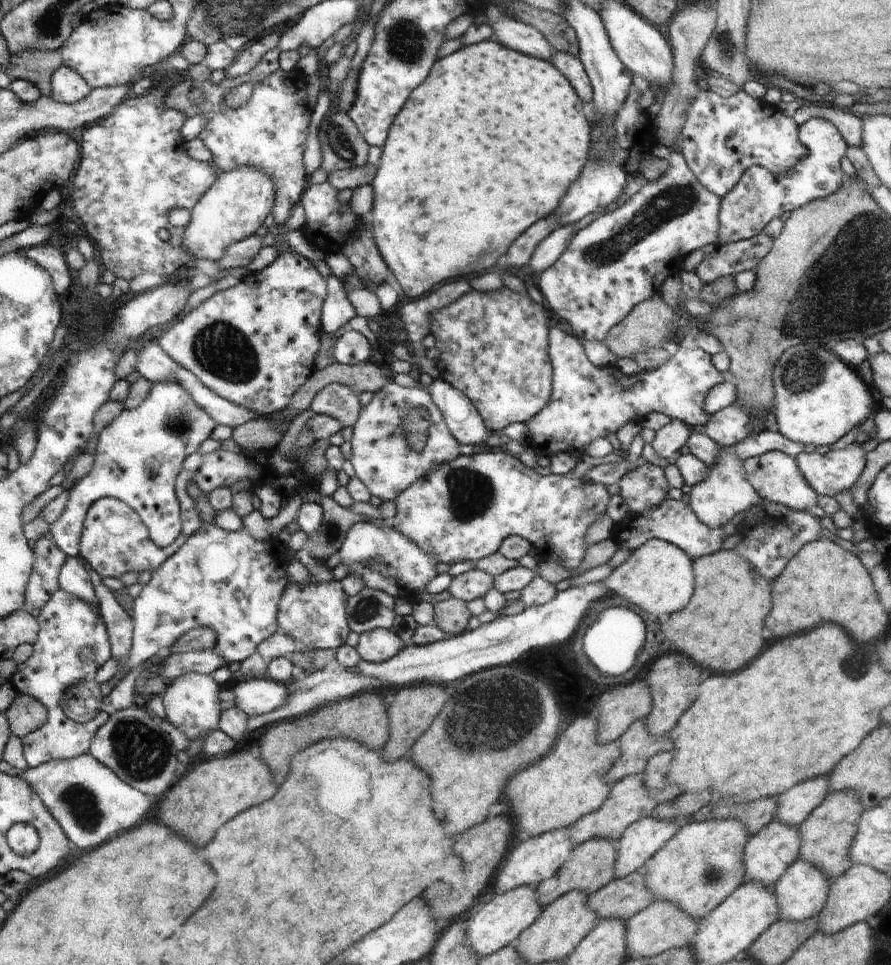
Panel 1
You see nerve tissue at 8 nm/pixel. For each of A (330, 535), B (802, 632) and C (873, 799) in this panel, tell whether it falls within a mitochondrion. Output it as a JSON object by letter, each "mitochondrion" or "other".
{"A":"mitochondrion","B":"other","C":"other"}

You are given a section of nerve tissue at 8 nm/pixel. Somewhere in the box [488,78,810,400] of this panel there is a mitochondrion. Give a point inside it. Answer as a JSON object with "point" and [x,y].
{"point":[663,207]}

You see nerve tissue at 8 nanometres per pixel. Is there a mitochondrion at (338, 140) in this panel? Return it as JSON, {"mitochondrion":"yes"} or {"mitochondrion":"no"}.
{"mitochondrion":"yes"}

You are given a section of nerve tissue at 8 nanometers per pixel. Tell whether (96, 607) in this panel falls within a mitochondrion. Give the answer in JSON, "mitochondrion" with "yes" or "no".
{"mitochondrion":"no"}

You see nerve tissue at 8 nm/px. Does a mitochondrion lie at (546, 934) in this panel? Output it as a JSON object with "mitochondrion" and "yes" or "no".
{"mitochondrion":"no"}

